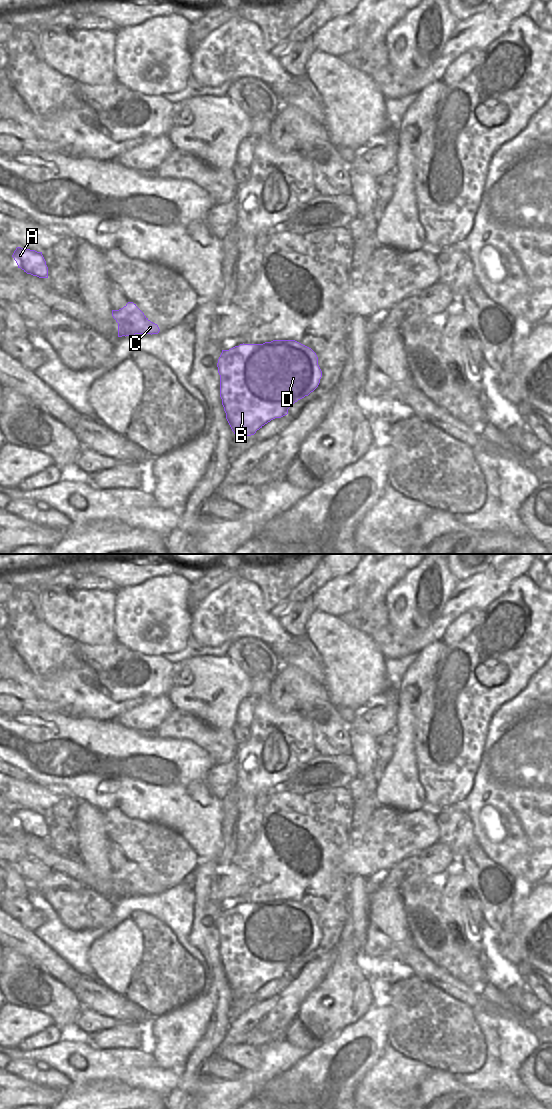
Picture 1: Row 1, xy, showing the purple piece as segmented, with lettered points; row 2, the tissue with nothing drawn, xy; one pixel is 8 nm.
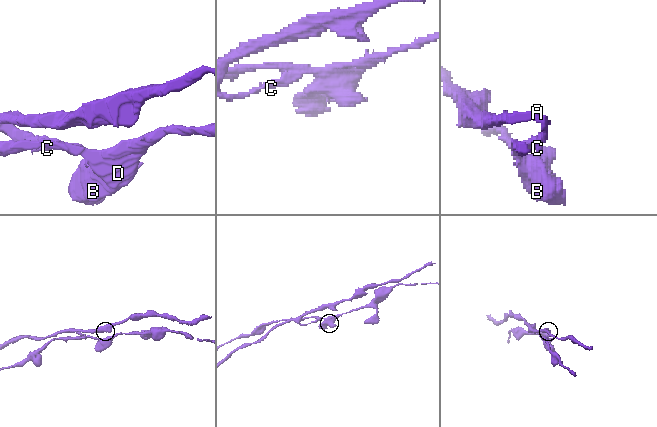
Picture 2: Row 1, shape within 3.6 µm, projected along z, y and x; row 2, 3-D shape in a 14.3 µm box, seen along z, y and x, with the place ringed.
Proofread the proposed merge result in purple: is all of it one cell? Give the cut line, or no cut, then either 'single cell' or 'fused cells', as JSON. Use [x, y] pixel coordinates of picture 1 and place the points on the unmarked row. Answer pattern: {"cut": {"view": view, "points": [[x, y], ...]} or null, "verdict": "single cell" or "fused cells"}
{"cut": {"view": "xy", "points": [[138, 868], [130, 877], [130, 884], [133, 887], [134, 894]]}, "verdict": "fused cells"}

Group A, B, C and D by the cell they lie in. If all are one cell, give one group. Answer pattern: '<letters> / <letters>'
A / B C D

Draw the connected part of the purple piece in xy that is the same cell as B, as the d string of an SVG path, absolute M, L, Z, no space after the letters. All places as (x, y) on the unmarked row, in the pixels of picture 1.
M295 900L243 903L222 910L217 927L222 965L236 996L254 995L271 980L287 975L295 962L318 947L322 937L316 913Z

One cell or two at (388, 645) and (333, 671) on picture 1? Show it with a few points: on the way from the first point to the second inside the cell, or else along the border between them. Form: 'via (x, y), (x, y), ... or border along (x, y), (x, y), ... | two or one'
border along (369, 636), (386, 659) | two

